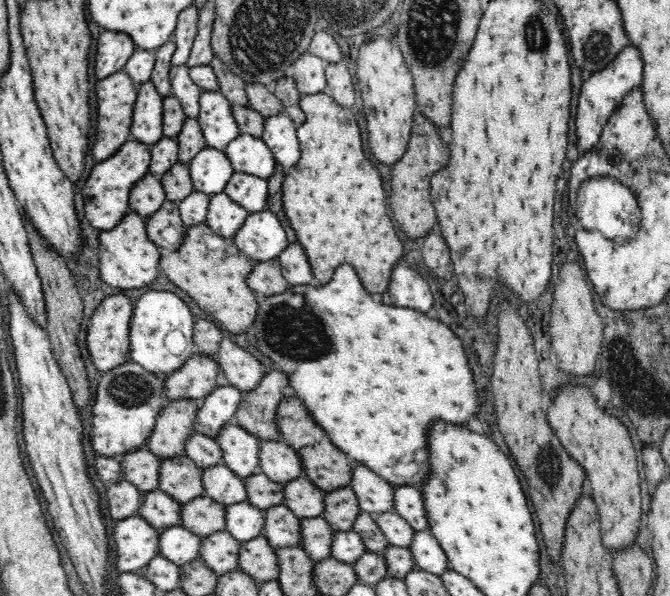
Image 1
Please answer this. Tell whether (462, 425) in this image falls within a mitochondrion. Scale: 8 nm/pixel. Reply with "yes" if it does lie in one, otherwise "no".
no

